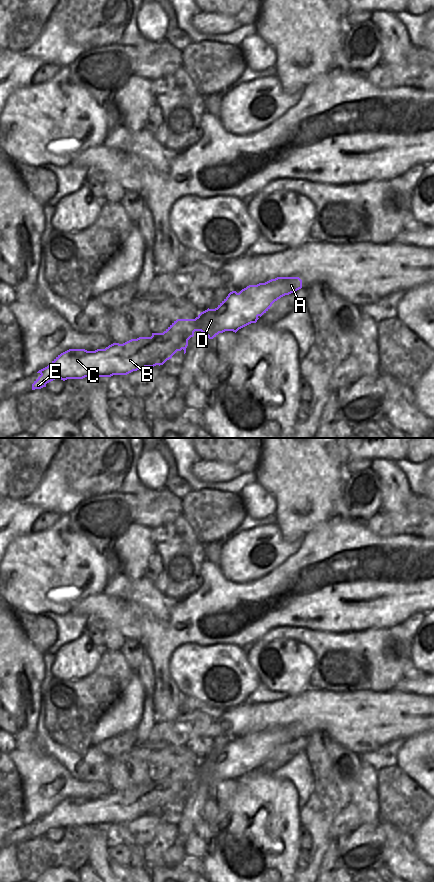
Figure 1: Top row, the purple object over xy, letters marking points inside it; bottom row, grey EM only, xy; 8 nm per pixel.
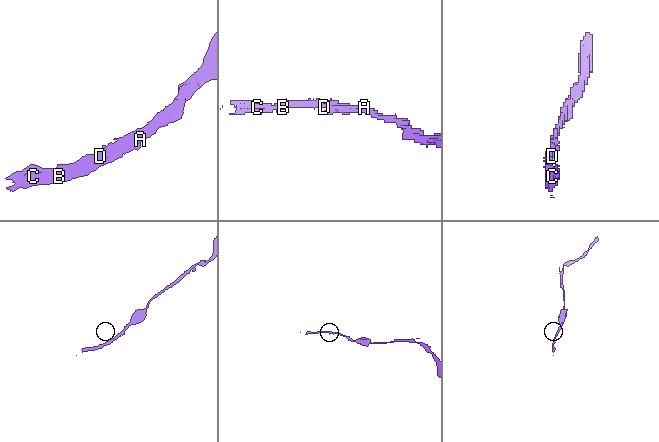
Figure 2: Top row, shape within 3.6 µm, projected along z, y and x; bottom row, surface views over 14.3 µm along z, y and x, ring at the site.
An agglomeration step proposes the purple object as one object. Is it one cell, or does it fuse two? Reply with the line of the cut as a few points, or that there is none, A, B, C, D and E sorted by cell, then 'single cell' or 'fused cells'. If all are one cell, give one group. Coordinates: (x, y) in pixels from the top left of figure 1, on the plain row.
no cut | A B C D E | single cell

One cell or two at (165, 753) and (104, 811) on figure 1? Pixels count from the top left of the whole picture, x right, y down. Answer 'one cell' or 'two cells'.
two cells

